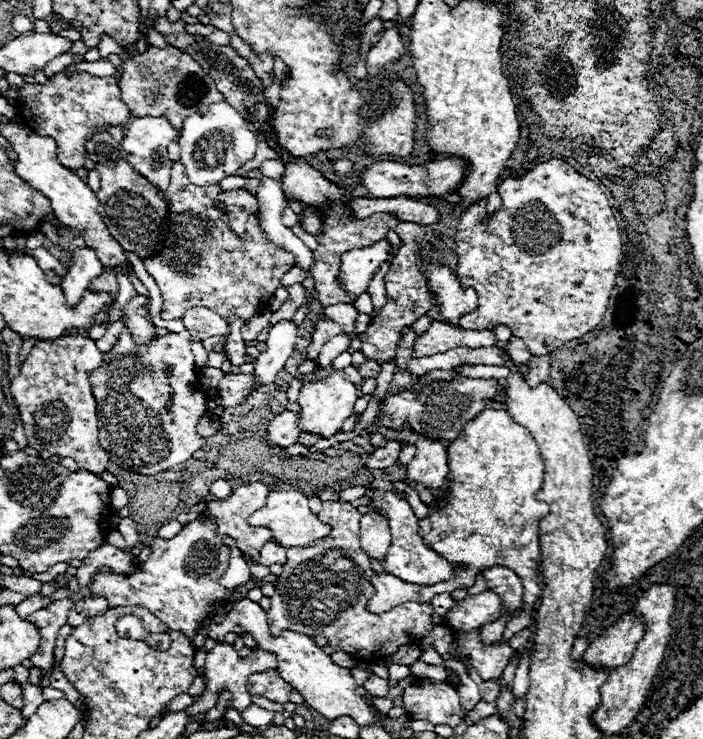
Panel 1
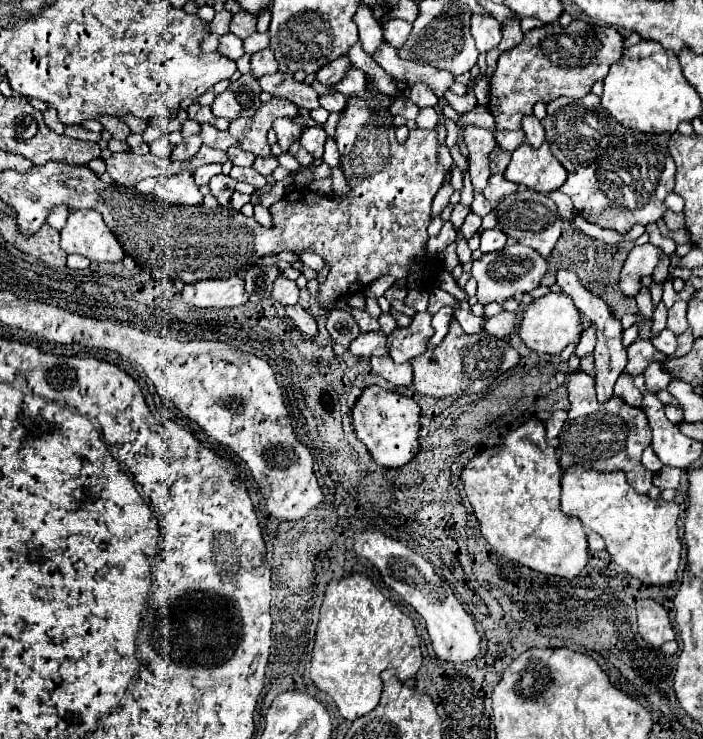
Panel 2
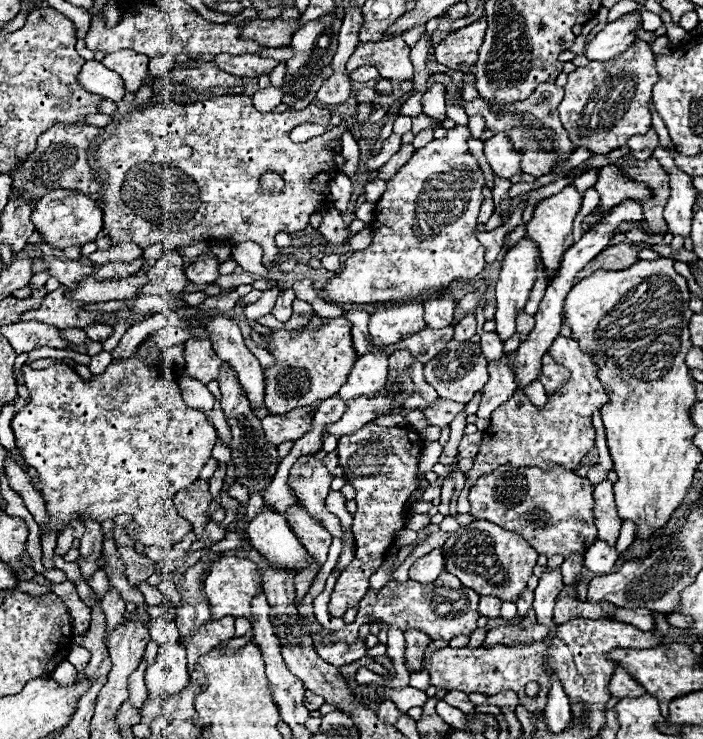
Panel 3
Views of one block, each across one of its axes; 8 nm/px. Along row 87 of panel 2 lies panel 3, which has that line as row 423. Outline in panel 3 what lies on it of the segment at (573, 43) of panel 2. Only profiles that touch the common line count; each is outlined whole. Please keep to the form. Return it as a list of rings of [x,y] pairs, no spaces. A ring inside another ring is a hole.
[[[558,336],[548,354],[568,368],[570,378],[554,392],[544,408],[530,404],[523,390],[518,389],[508,402],[504,402],[496,412],[492,412],[490,426],[484,430],[480,450],[474,458],[474,466],[466,472],[466,482],[472,486],[482,474],[494,472],[498,466],[538,466],[550,468],[560,464],[568,470],[576,470],[582,456],[594,446],[596,430],[592,426],[592,414],[610,402],[610,392],[606,384],[598,380],[598,366],[588,354],[584,354],[576,340]]]

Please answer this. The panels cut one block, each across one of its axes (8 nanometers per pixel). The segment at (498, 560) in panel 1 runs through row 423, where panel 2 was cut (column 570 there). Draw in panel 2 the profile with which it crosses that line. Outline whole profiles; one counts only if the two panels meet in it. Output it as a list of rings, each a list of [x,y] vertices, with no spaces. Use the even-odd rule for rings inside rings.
[[[572,466],[562,476],[560,505],[568,516],[580,518],[586,530],[600,534],[612,560],[634,578],[644,584],[670,584],[676,580],[682,554],[676,526],[680,508],[676,502],[636,494],[622,470],[604,474]]]

